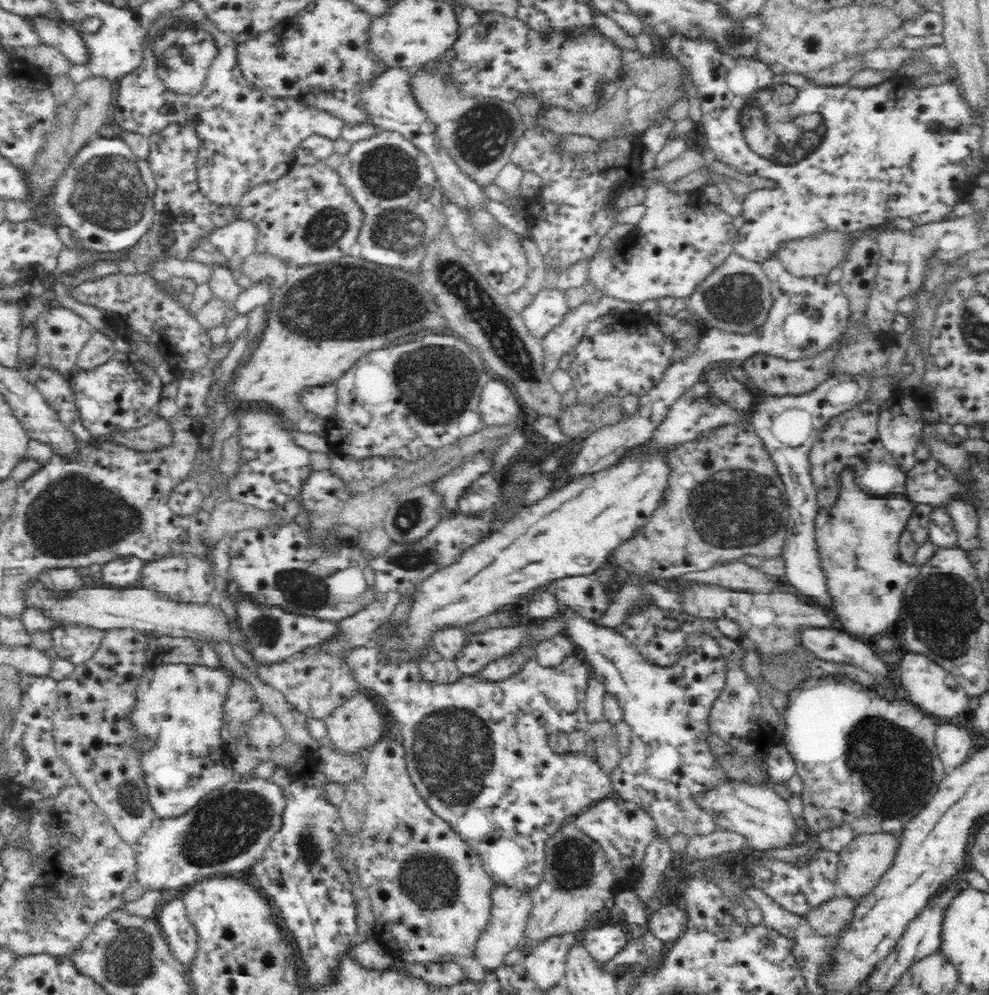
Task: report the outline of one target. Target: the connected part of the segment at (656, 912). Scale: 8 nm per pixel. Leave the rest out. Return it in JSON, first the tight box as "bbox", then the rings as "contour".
{"bbox":[648,904,684,944],"contour":[[[655,904],[648,915],[649,930],[670,944],[676,940],[684,930],[684,911],[674,904]]]}

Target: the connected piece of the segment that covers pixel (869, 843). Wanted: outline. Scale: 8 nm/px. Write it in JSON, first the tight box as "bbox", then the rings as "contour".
{"bbox":[833,833,899,900],"contour":[[[876,833],[850,839],[838,852],[837,871],[833,885],[838,896],[859,900],[867,895],[879,881],[881,874],[892,864],[899,839],[897,834]]]}

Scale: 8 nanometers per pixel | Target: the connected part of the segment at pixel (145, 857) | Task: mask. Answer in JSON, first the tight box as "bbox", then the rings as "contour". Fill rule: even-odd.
{"bbox":[134,778,286,894],"contour":[[[236,778],[226,784],[223,784],[221,787],[211,790],[200,799],[200,802],[197,802],[190,810],[187,810],[186,813],[178,815],[174,818],[157,818],[152,822],[152,826],[148,827],[148,830],[145,830],[144,836],[140,837],[140,840],[137,843],[134,843],[134,849],[136,851],[136,860],[138,865],[138,874],[136,874],[136,886],[135,892],[150,890],[150,891],[161,891],[165,894],[170,894],[172,892],[180,892],[187,887],[191,886],[193,883],[202,880],[202,878],[208,878],[210,874],[218,874],[218,872],[240,872],[248,866],[252,866],[255,862],[258,862],[258,858],[262,857],[264,850],[267,849],[268,844],[272,842],[274,834],[278,833],[280,828],[282,828],[282,814],[286,810],[286,795],[280,785],[274,783],[272,779],[269,778]]]}

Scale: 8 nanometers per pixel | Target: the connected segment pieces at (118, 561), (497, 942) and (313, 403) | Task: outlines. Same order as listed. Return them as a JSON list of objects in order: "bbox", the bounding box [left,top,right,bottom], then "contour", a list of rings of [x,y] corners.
[{"bbox":[100,556,146,587],"contour":[[[124,556],[114,558],[112,562],[106,562],[101,568],[100,583],[107,586],[119,587],[138,585],[142,565],[146,562],[136,556]]]},{"bbox":[473,884,533,971],"contour":[[[494,884],[490,891],[490,898],[491,907],[488,922],[473,946],[475,961],[488,971],[504,964],[506,954],[518,946],[533,907],[531,893],[526,889],[520,889],[520,887]]]},{"bbox":[300,384,338,421],"contour":[[[336,384],[324,385],[322,387],[311,387],[304,390],[300,401],[304,407],[322,421],[327,421],[336,414],[338,406],[338,387]]]}]

